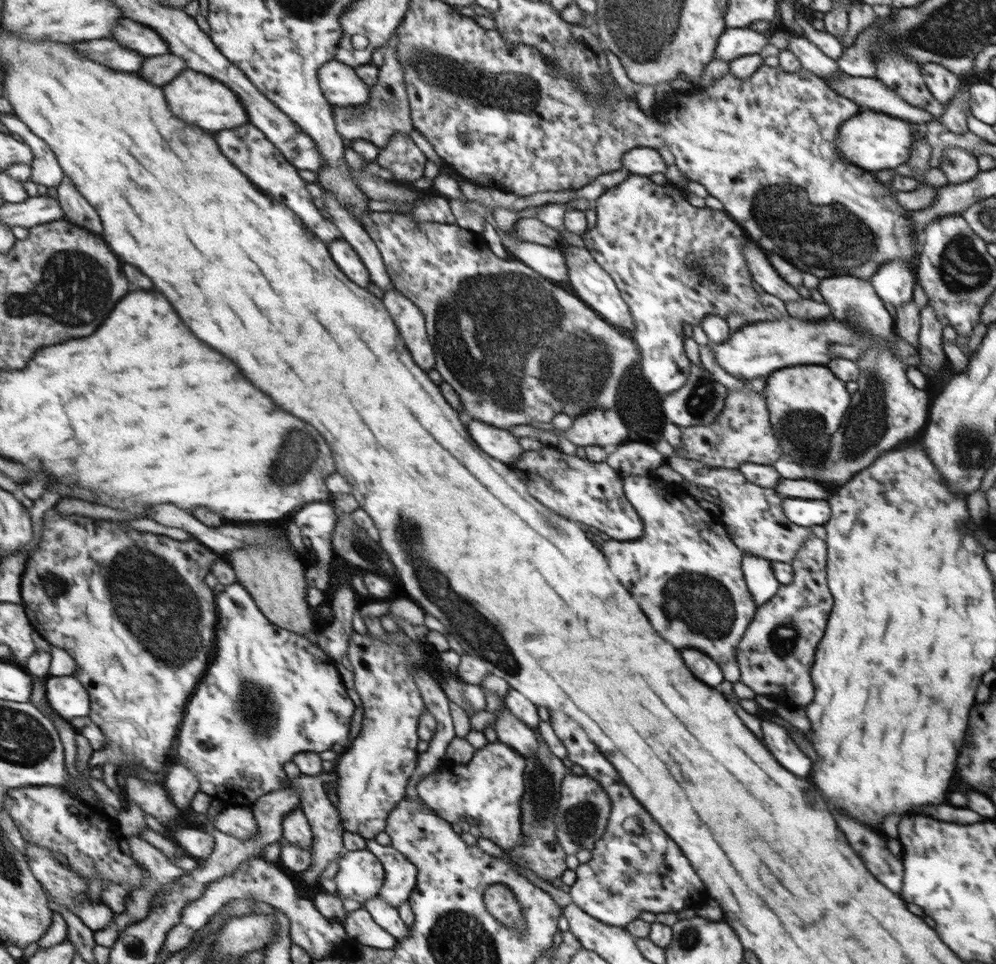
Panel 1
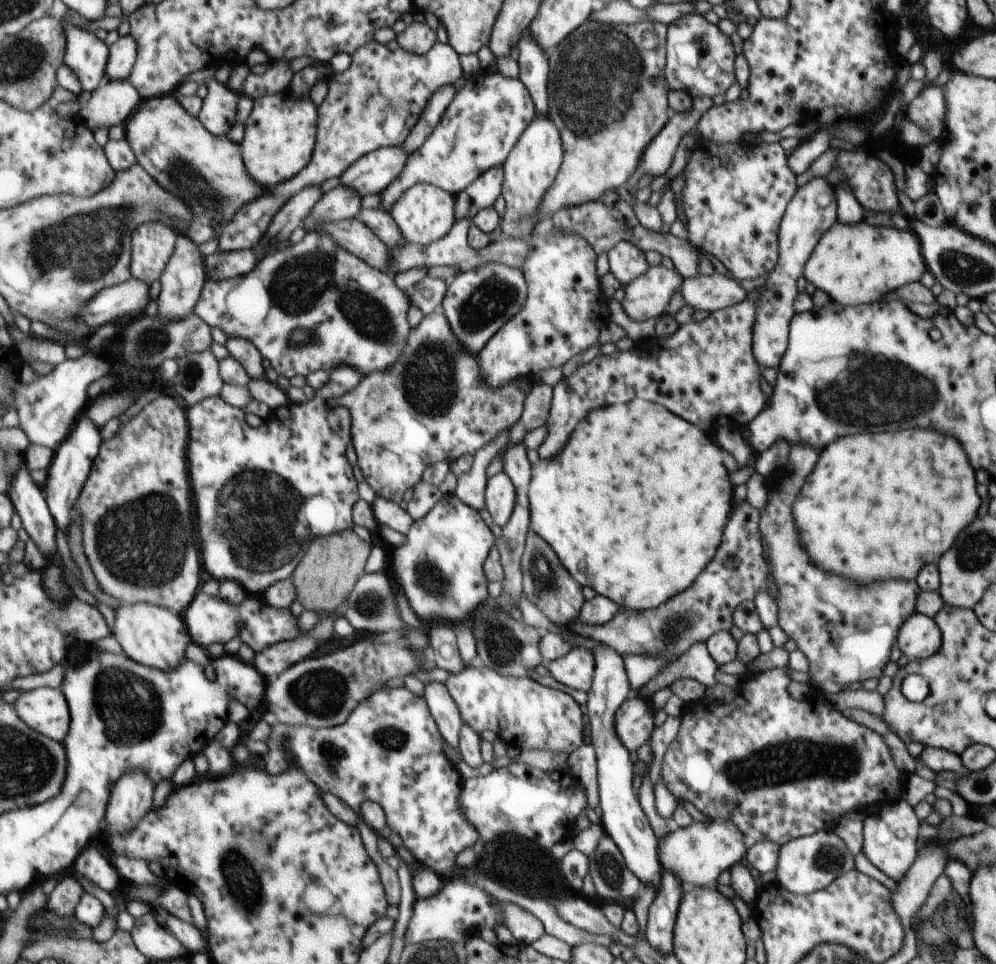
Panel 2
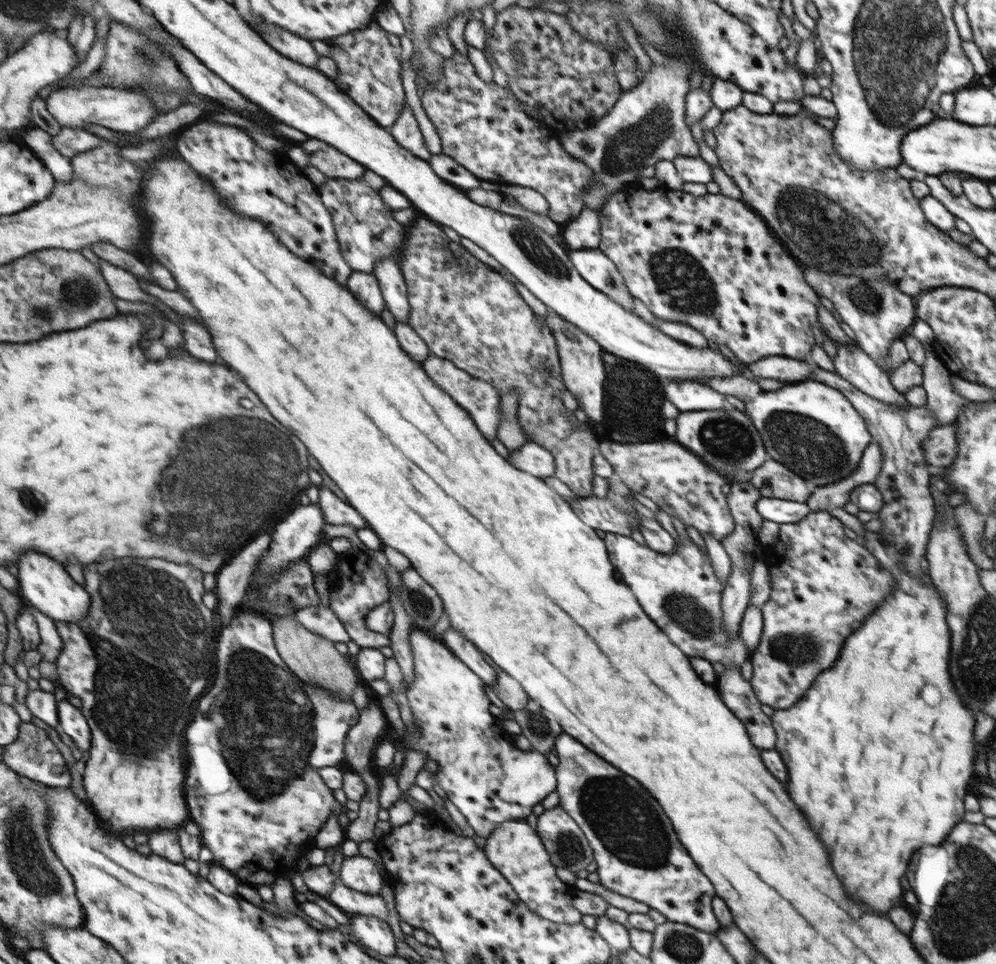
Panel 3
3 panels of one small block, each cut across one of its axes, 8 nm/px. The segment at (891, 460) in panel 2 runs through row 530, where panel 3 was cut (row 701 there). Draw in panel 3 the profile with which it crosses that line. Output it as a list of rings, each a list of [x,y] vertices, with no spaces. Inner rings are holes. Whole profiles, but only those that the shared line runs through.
[[[867,531],[865,538],[859,539],[859,543],[866,547],[879,560],[881,565],[885,566],[894,576],[897,586],[895,590],[885,598],[881,606],[874,610],[874,613],[864,621],[864,630],[860,634],[852,633],[852,636],[846,640],[842,652],[840,652],[840,666],[826,670],[824,674],[819,674],[816,682],[806,691],[803,698],[796,705],[784,710],[775,709],[771,716],[771,721],[776,733],[776,752],[782,754],[784,764],[790,770],[788,778],[788,794],[796,798],[796,806],[808,814],[808,822],[812,822],[812,830],[824,838],[824,846],[828,846],[828,854],[832,858],[832,866],[836,866],[836,874],[840,874],[840,882],[844,882],[844,890],[848,890],[848,896],[854,902],[862,902],[866,908],[878,912],[880,916],[888,916],[892,908],[898,908],[904,898],[902,884],[898,878],[904,876],[910,856],[920,850],[922,846],[938,846],[944,842],[944,838],[950,834],[950,830],[959,824],[964,818],[964,796],[968,794],[968,784],[972,782],[974,774],[974,735],[976,718],[972,718],[970,710],[962,706],[954,684],[950,680],[948,672],[948,658],[950,658],[950,631],[946,623],[946,605],[931,583],[928,577],[925,580],[919,580],[910,576],[900,562],[900,555],[891,543],[886,543],[883,536],[878,532]]]

